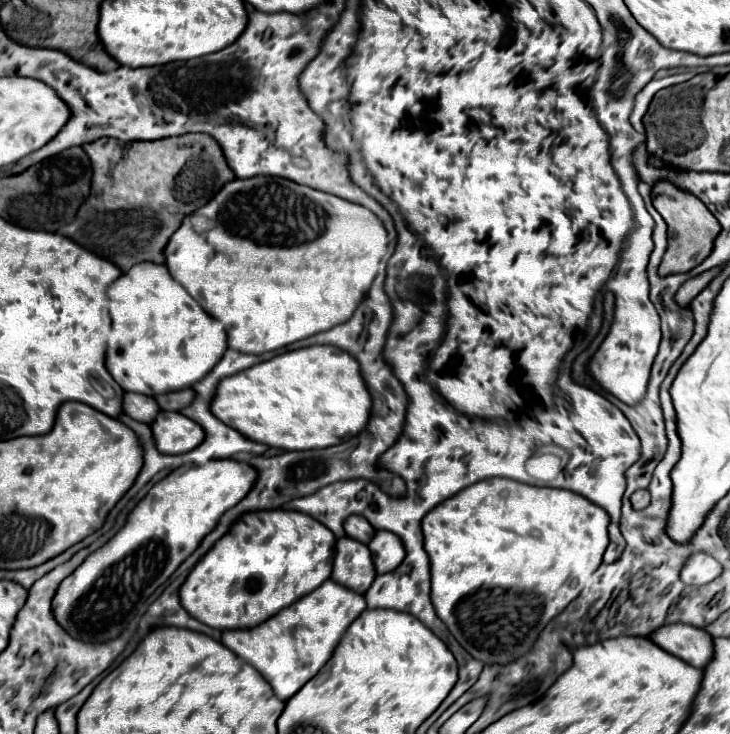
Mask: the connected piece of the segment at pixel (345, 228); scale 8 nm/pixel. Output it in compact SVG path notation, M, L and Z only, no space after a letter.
M254 176L248 180L236 178L234 182L228 182L226 186L222 186L222 190L216 194L216 198L212 198L202 210L198 210L198 214L204 218L202 226L214 226L214 228L194 230L190 216L186 216L182 226L174 232L174 238L170 238L170 242L166 246L166 266L168 266L170 274L174 276L174 280L178 280L210 316L214 316L216 320L222 322L222 326L228 332L228 346L238 352L244 352L244 354L272 352L272 350L292 344L292 342L314 336L318 332L326 332L338 324L344 324L354 314L358 304L364 300L366 292L370 290L370 284L378 272L380 260L384 258L386 246L388 246L388 232L386 232L382 220L372 210L368 210L360 204L354 204L354 202L348 202L344 198L338 198L334 194L320 192L310 186L302 186L302 184L290 182L286 178L276 178L276 176Z

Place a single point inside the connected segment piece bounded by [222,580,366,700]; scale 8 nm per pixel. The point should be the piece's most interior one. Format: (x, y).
(288, 649)

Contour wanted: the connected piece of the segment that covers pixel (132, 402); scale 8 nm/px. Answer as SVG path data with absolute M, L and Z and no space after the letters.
M126 392L124 394L124 412L128 416L132 416L138 422L146 422L150 424L156 414L160 412L160 406L154 398L144 396L144 394L134 394L134 392Z

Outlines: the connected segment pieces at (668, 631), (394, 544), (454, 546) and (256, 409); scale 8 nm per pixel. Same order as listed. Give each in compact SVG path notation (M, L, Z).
M674 624L674 626L660 626L650 636L662 650L668 654L676 654L680 660L694 668L706 666L712 654L712 638L706 634L706 630L686 624Z
M378 530L368 546L378 574L386 574L398 568L398 564L404 560L406 554L402 540L388 530Z
M508 478L480 480L480 482L464 488L450 500L446 500L446 502L438 504L434 510L430 510L430 514L426 514L426 518L422 520L424 548L430 556L430 568L432 568L432 604L434 604L438 618L448 626L450 634L460 642L460 646L474 658L482 660L484 664L512 662L512 658L518 658L518 656L526 654L526 650L530 650L530 646L534 644L534 638L538 638L538 634L546 626L546 622L550 622L550 618L554 618L554 614L560 614L582 592L580 584L584 584L584 580L588 580L594 574L594 570L602 564L602 556L608 546L608 524L610 524L610 518L600 506L594 506L580 494L574 494L568 490L528 486L528 484L520 484L516 480L508 480Z
M308 346L278 354L268 362L256 364L248 370L228 376L218 384L216 396L212 400L212 412L230 428L242 432L254 442L262 442L282 450L314 450L328 448L360 434L372 412L372 396L366 380L362 378L360 364L336 346Z

